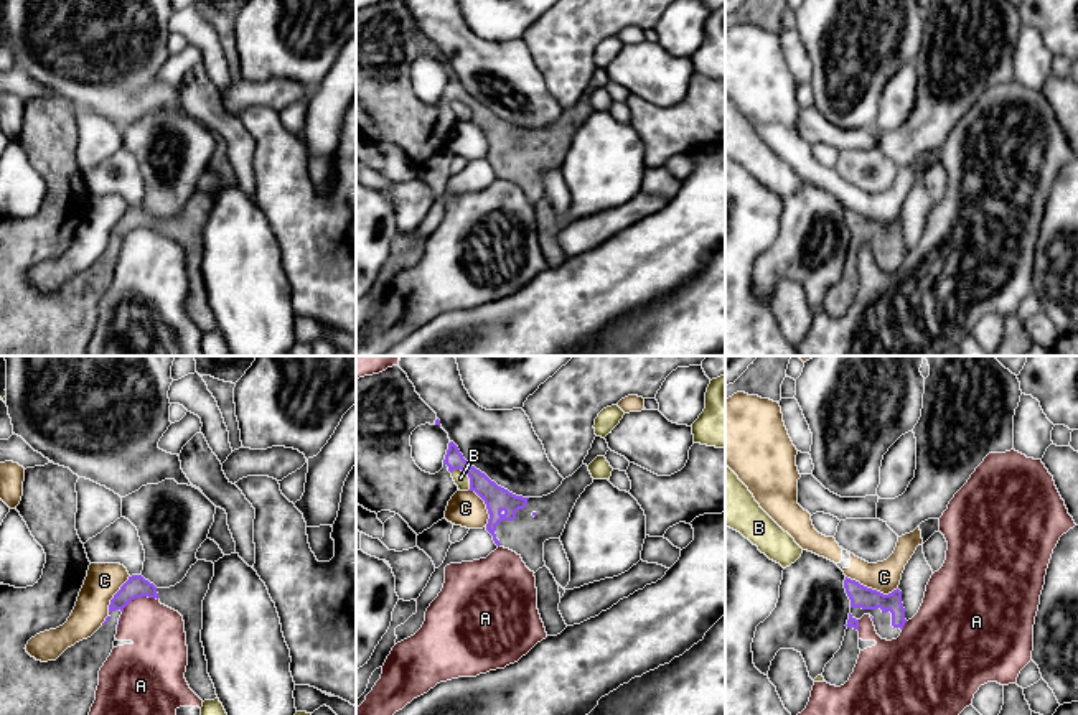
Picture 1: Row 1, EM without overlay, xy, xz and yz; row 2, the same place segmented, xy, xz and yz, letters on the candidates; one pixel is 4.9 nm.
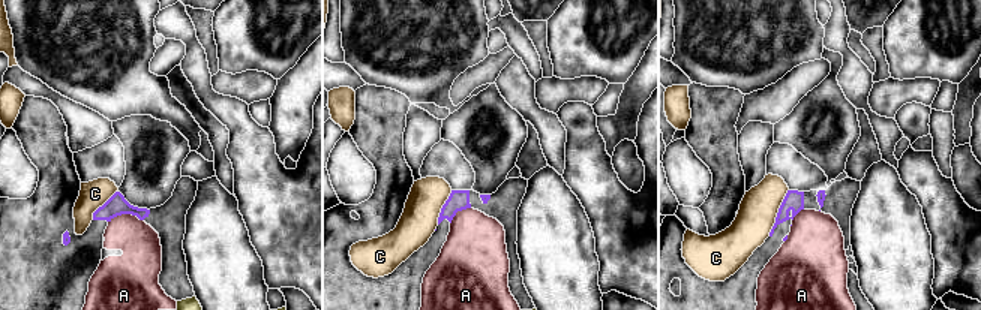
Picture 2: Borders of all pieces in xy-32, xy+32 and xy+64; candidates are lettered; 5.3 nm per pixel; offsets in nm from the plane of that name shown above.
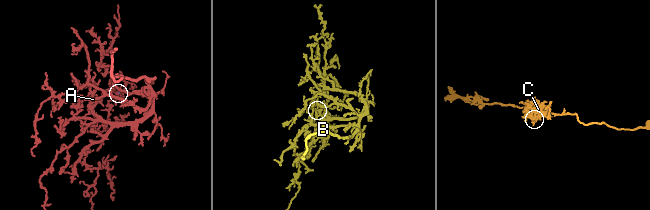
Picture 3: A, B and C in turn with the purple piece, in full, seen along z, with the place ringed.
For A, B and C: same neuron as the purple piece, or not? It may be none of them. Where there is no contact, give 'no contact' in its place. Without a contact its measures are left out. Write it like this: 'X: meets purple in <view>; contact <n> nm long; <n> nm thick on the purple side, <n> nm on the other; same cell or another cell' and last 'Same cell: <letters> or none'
A: meets purple in xy; contact 190 nm long; 110 nm thick on the purple side, 260 nm on the other; another cell
B: meets purple in xz; contact 130 nm long; 120 nm thick on the purple side, 70 nm on the other; another cell
C: meets purple in yz; contact 260 nm long; 110 nm thick on the purple side, 150 nm on the other; another cell
Same cell: none

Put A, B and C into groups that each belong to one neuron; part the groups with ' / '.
A / B / C

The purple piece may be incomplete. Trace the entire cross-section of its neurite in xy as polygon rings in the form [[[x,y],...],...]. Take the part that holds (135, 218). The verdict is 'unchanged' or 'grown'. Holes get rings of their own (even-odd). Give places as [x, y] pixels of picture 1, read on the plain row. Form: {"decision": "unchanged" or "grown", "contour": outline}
{"decision": "grown", "contour": [[[53,92],[25,100],[23,127],[16,142],[43,178],[46,194],[33,217],[0,216],[0,356],[86,356],[96,331],[99,301],[114,280],[120,245],[132,231],[142,227],[157,229],[183,247],[188,277],[185,310],[203,333],[218,329],[201,273],[203,231],[214,208],[214,194],[206,191],[191,196],[186,208],[170,219],[157,219],[142,206],[129,208],[110,231],[109,247],[102,257],[91,269],[68,278],[56,292],[41,293],[26,283],[31,269],[68,252],[87,208],[91,193],[76,161],[77,110],[79,107],[69,99]]]}

